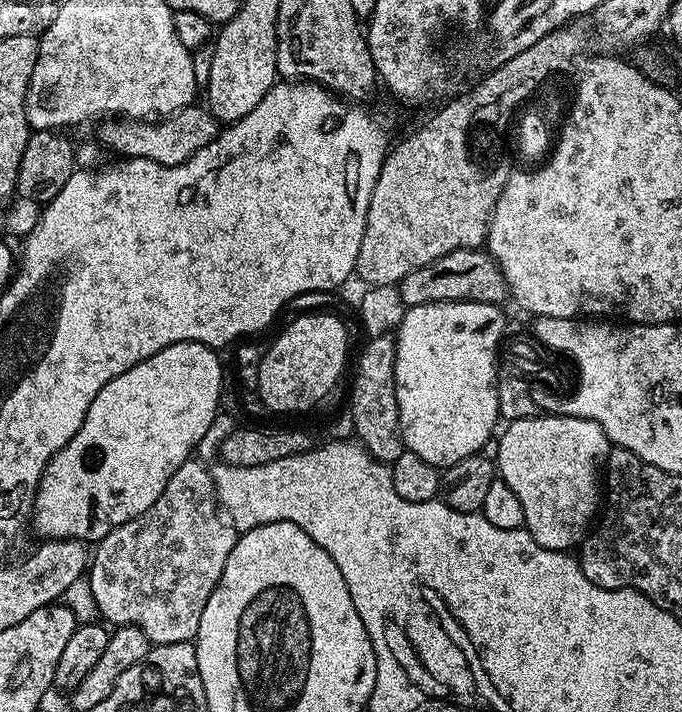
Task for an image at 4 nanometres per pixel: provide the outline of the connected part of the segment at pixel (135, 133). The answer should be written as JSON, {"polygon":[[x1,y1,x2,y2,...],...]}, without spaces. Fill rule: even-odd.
{"polygon":[[189,106,177,112,175,116,153,120,126,120,123,118,108,118,99,125,99,143,112,152,121,152,124,158,137,156,153,160,166,166,174,166,186,162,202,146,209,144,218,135,218,121,212,117,207,107],[104,124,104,125,103,125]]}

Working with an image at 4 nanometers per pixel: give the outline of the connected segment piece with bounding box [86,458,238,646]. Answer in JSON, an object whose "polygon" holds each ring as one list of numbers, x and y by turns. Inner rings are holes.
{"polygon":[[189,458,182,466,178,466,178,470,174,470,170,482,166,482,166,490,162,490,162,494,158,494,158,502,154,502,154,506,150,506,150,510,146,510,146,514,138,514,136,520,126,522,121,528,113,528,110,534,106,534,106,538,102,538,95,545,90,556,90,567,86,573,86,579,96,603,97,613,101,617,105,616,103,619,109,625,133,624,134,627,140,628,142,634,146,634,149,645,152,646,195,641,198,634,198,622,202,622,202,610,206,610,206,602,210,602,210,594,214,594,214,590,222,578,222,570,226,570,226,558,230,558,230,550,234,550,237,539,236,529,222,515,222,509,216,499,216,487,212,481,209,465,207,463,199,464,196,458]]}

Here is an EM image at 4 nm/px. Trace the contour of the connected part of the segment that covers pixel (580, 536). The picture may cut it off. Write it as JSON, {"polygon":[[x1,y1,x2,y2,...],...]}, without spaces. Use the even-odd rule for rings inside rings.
{"polygon":[[537,414,525,420,511,421,505,428,508,429,504,433,501,431,498,436,500,445,498,446,495,471,498,473,499,479,504,480,506,486,510,486,510,490,514,490,514,494,518,497,518,502,522,502,524,528,534,538,534,542,538,542,538,546,546,546,550,550,558,550,559,552,568,552,575,549,583,541,584,537,589,535,590,529,593,527,592,515,596,512,596,471,599,468,601,471,607,465,608,453,610,451,608,436,602,430,602,426,598,426,598,422,587,420,586,418,578,418,577,416,565,416,563,414]]}

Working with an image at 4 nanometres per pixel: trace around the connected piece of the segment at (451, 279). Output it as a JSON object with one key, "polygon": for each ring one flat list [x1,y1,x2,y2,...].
{"polygon":[[459,248,418,270,410,270,410,274,400,280,398,289,402,303,408,308,451,300,473,300,500,306,510,296,508,283,496,265,496,259,480,248]]}

